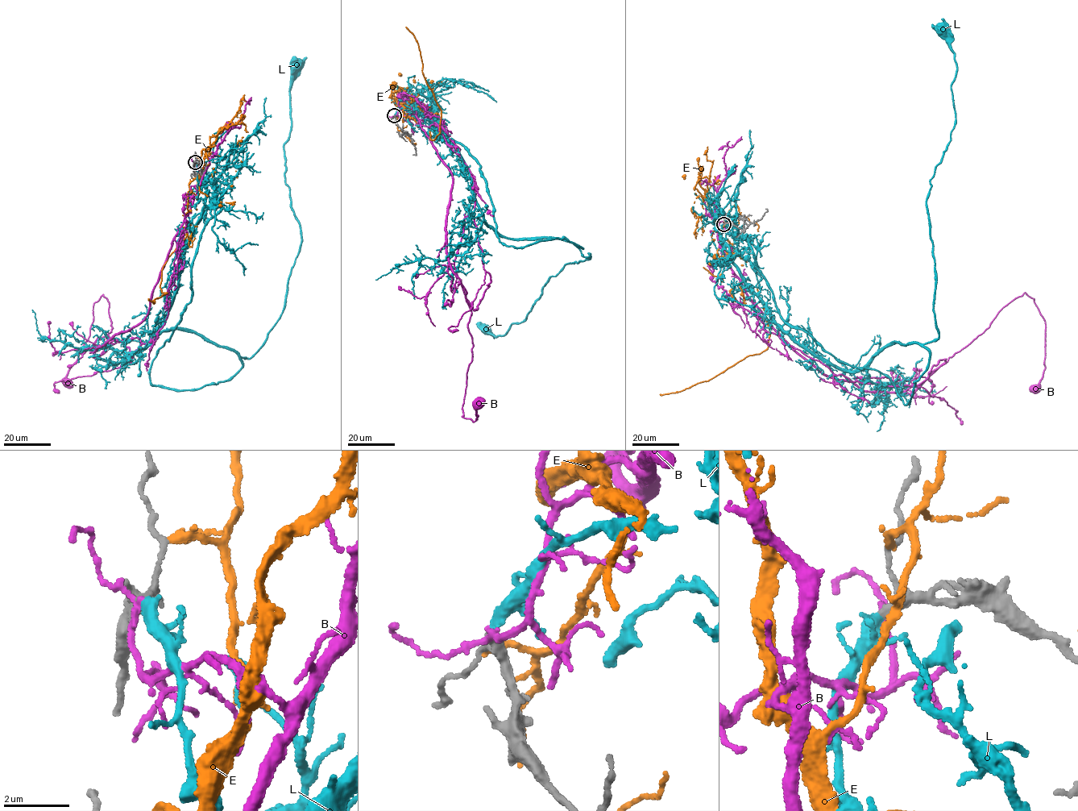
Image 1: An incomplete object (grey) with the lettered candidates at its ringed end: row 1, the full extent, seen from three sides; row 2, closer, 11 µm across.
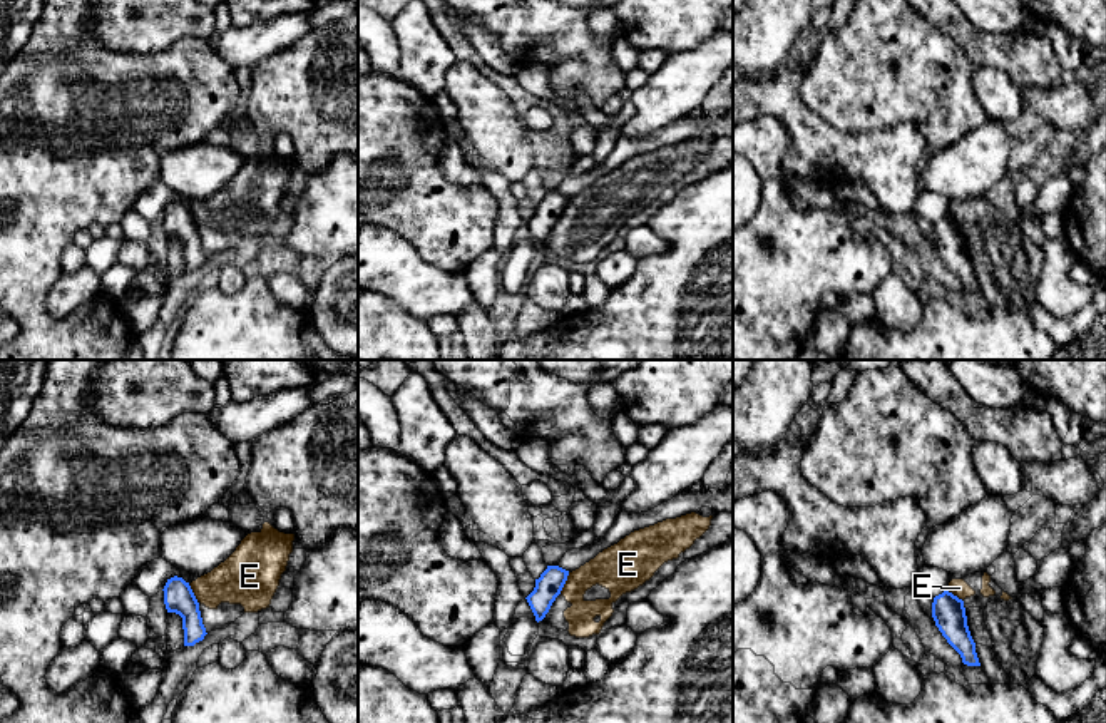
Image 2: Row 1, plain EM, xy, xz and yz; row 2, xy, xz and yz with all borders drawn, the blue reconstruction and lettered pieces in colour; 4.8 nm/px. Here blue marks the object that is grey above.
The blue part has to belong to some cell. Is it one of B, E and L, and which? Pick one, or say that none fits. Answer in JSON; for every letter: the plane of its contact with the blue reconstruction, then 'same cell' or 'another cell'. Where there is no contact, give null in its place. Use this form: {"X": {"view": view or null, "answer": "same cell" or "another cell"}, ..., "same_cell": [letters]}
{"B": {"view": null, "answer": "another cell"}, "E": {"view": "xz", "answer": "another cell"}, "L": {"view": null, "answer": "same cell"}, "same_cell": ["L"]}

